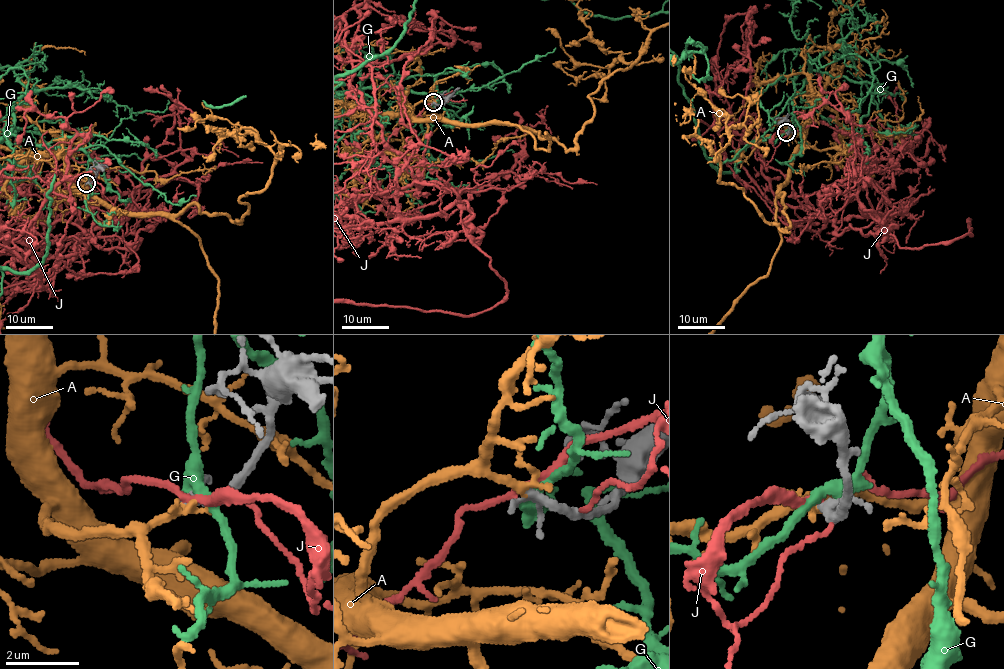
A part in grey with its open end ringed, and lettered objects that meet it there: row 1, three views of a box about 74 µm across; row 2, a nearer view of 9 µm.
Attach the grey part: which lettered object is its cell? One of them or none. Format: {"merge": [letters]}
{"merge": ["A"]}

